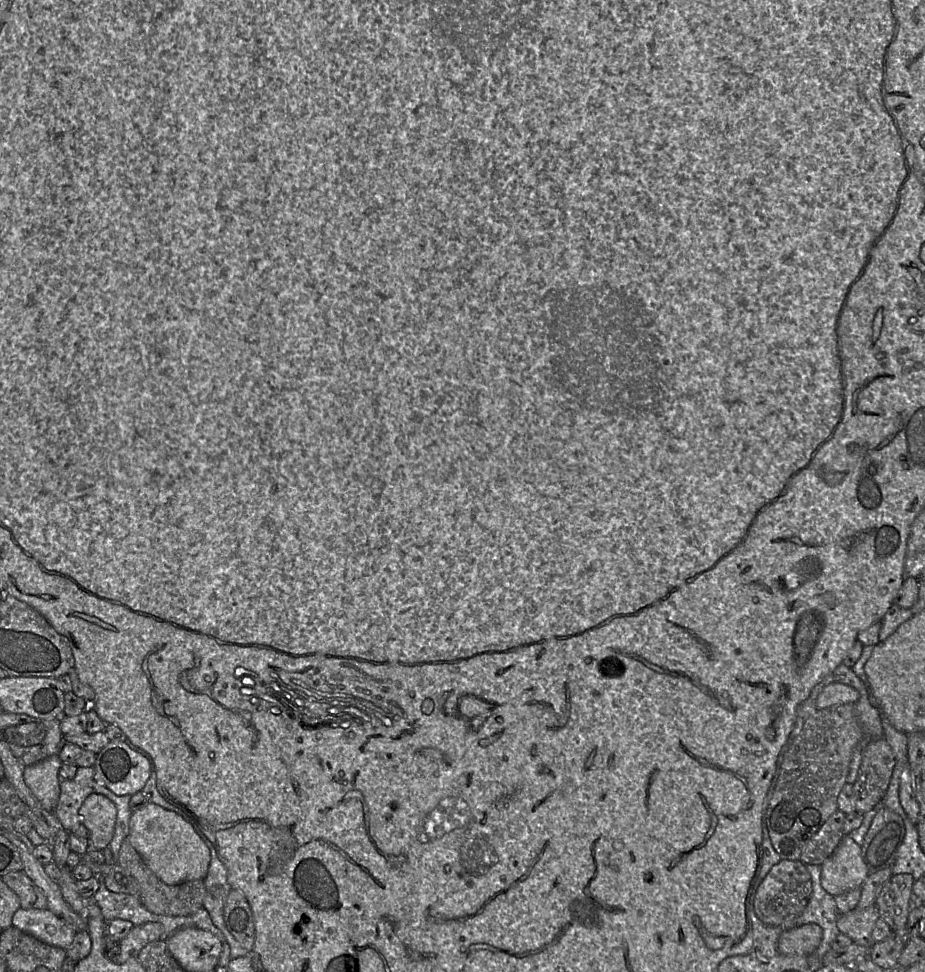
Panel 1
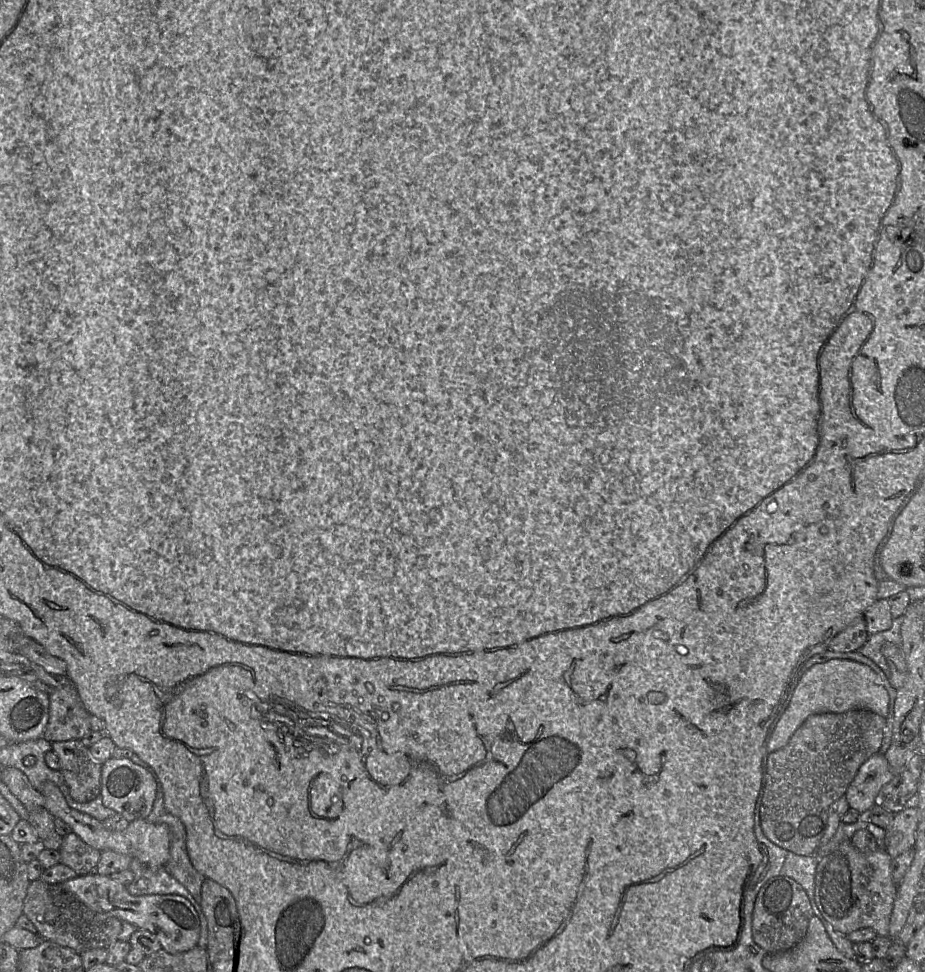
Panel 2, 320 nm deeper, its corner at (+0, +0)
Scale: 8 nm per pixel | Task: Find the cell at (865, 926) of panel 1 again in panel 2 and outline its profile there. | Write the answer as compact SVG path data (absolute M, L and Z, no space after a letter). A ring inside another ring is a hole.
M851 840L842 842L832 853L819 858L815 877L816 904L839 934L848 935L862 928L871 928L878 936L889 936L898 886L892 879L891 862L892 858L885 850L864 854Z

